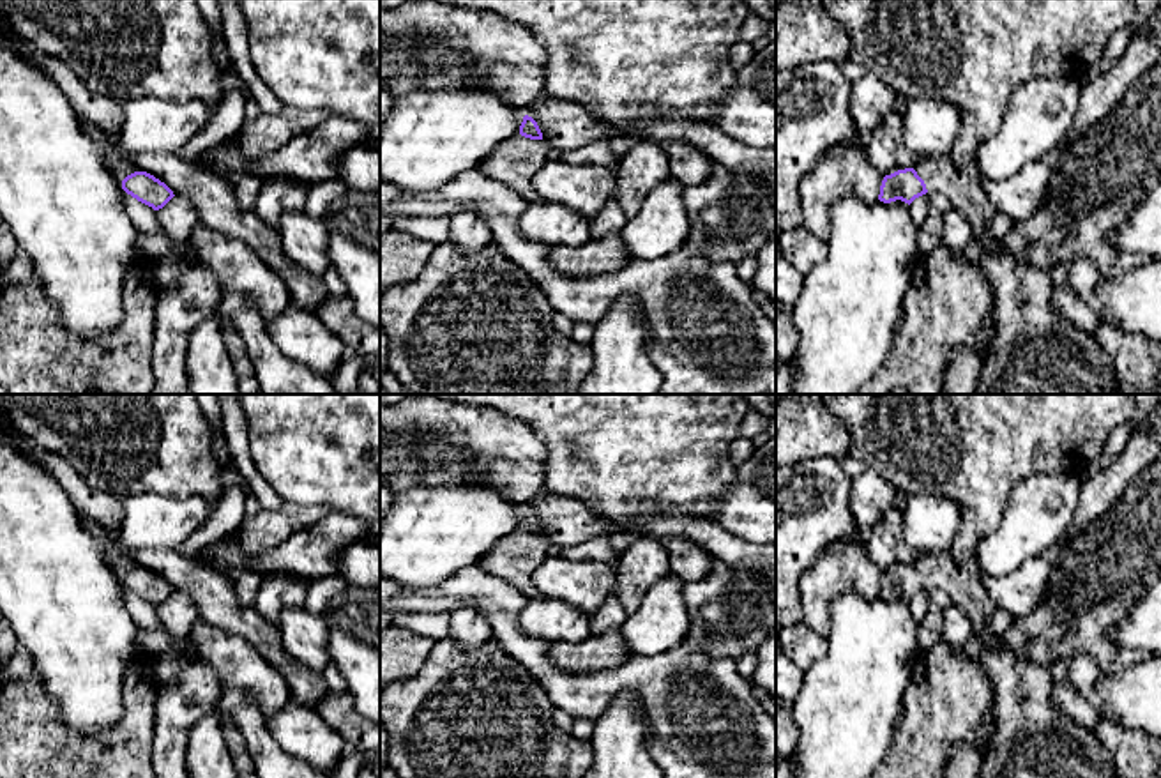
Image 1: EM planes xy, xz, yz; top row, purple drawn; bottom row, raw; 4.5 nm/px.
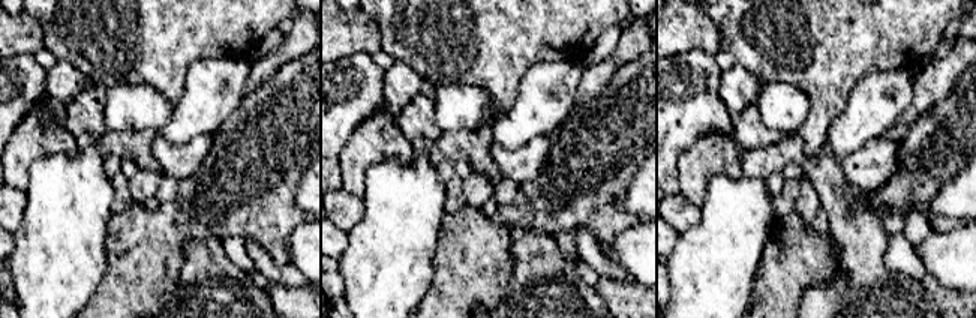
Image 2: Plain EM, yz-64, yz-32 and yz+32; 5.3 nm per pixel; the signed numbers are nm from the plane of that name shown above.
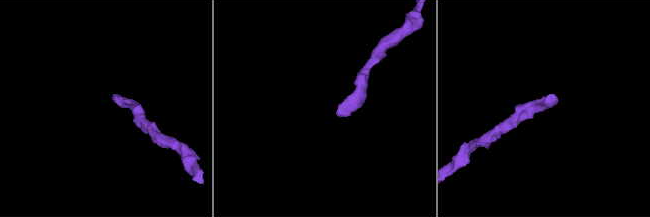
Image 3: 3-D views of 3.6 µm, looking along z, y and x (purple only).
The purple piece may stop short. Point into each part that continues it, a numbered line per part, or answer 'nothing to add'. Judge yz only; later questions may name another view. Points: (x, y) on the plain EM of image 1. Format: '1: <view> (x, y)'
1: yz (1032, 738)

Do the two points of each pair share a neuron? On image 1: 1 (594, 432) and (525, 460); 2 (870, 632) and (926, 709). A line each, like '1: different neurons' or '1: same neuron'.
1: different neurons
2: different neurons

